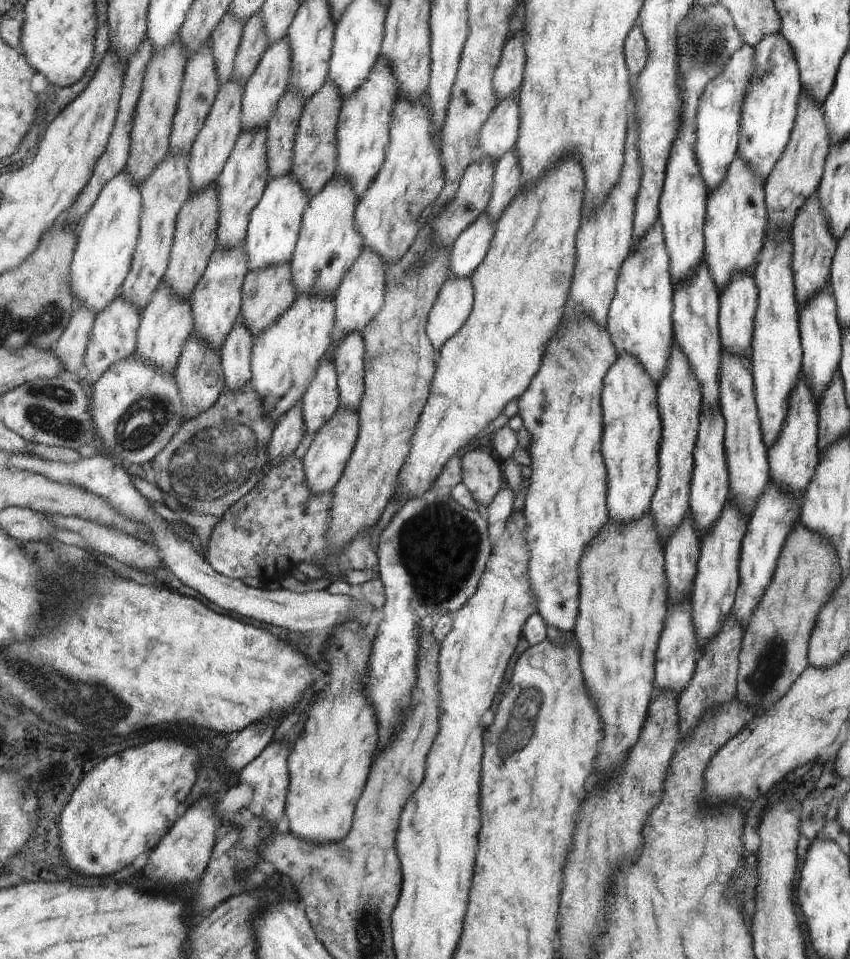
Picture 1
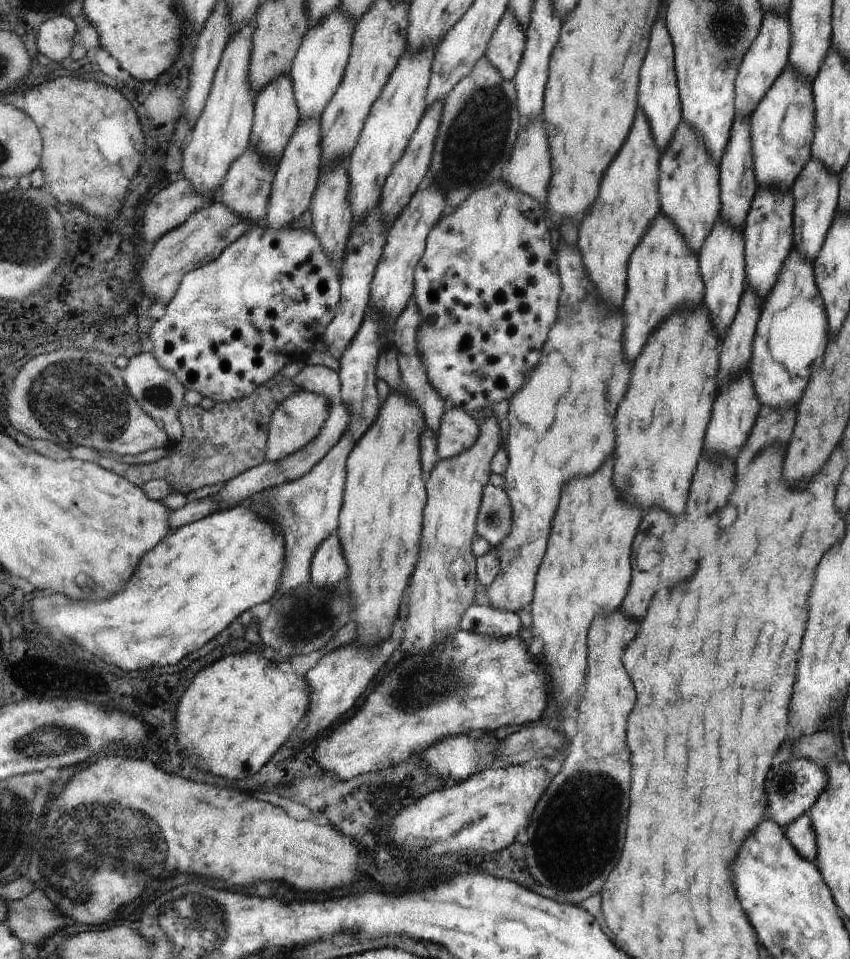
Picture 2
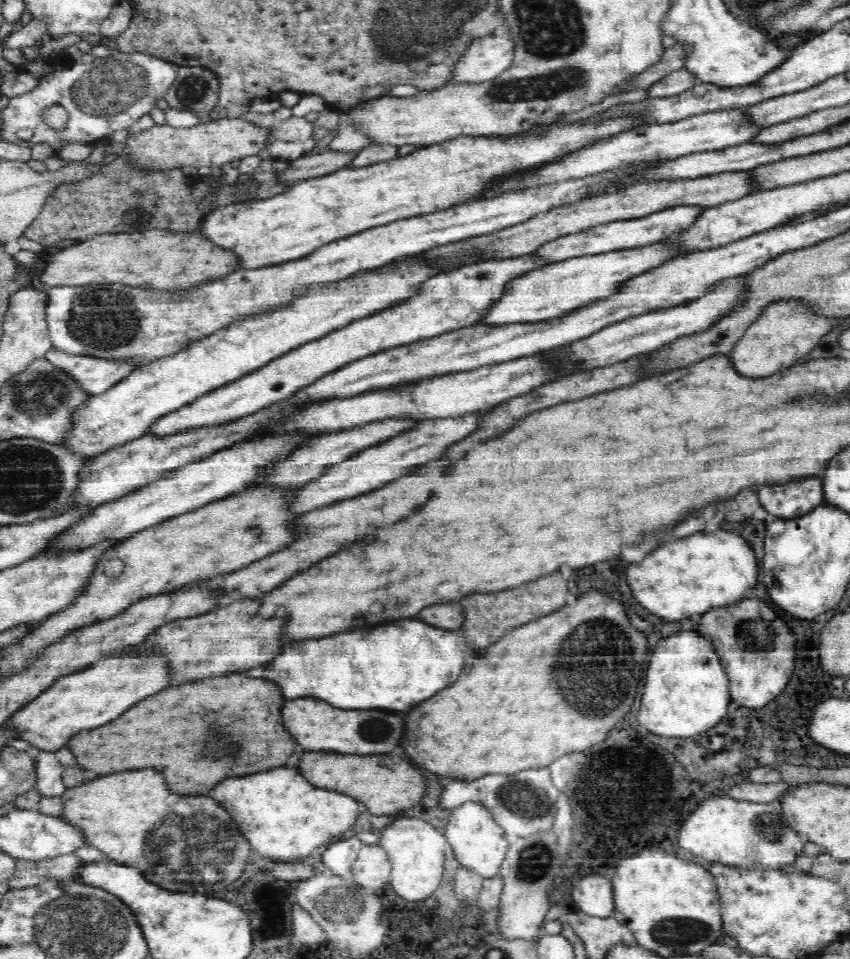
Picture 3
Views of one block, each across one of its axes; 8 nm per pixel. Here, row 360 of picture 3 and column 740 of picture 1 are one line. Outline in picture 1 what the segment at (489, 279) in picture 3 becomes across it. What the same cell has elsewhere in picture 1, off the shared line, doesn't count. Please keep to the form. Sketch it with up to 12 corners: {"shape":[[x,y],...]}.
{"shape":[[738,273],[720,290],[726,351],[750,353],[757,284]]}

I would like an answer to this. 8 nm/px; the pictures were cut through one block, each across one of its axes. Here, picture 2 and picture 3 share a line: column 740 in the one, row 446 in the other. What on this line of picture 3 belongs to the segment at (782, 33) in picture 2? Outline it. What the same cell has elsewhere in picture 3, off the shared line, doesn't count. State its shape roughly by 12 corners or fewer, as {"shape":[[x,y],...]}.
{"shape":[[419,253],[310,286],[134,369],[60,445],[98,456],[287,352],[418,295]]}

